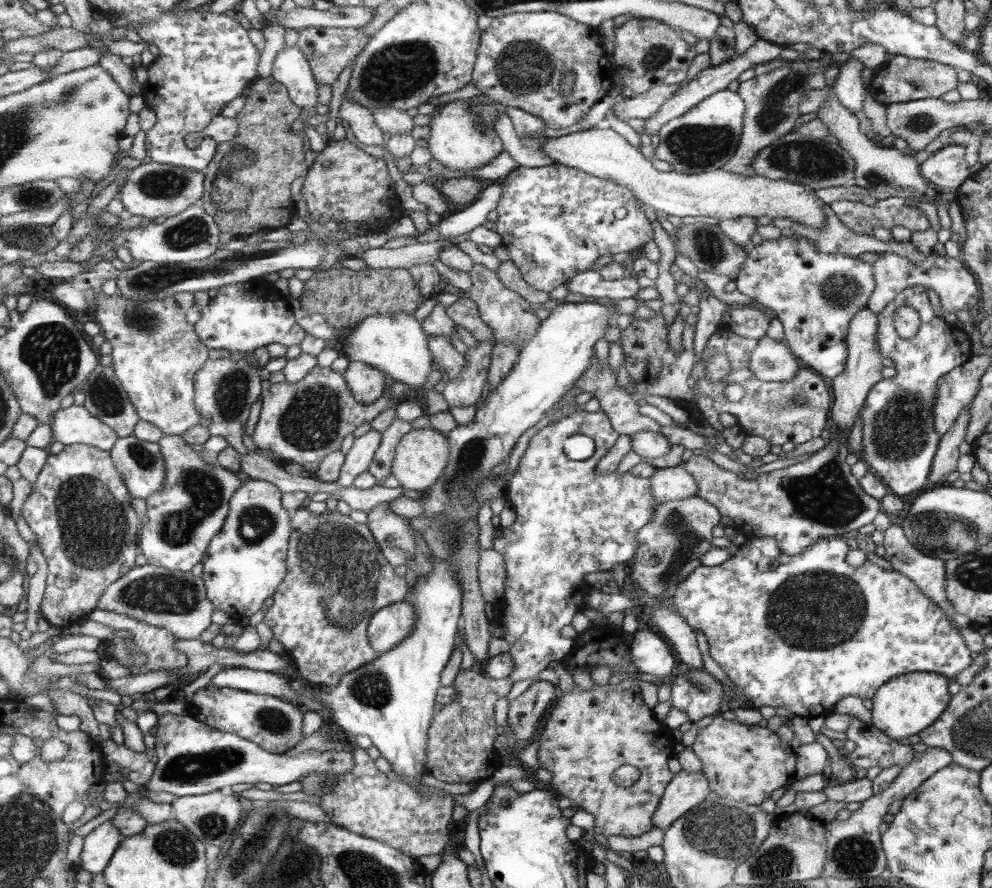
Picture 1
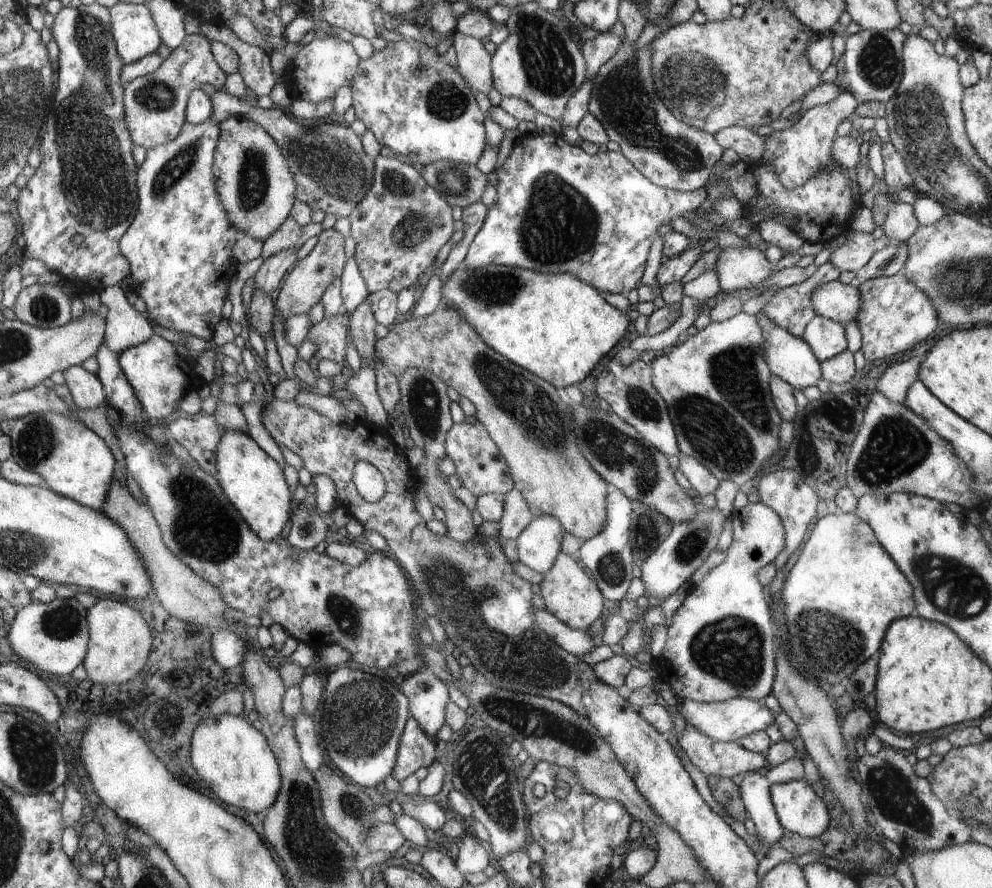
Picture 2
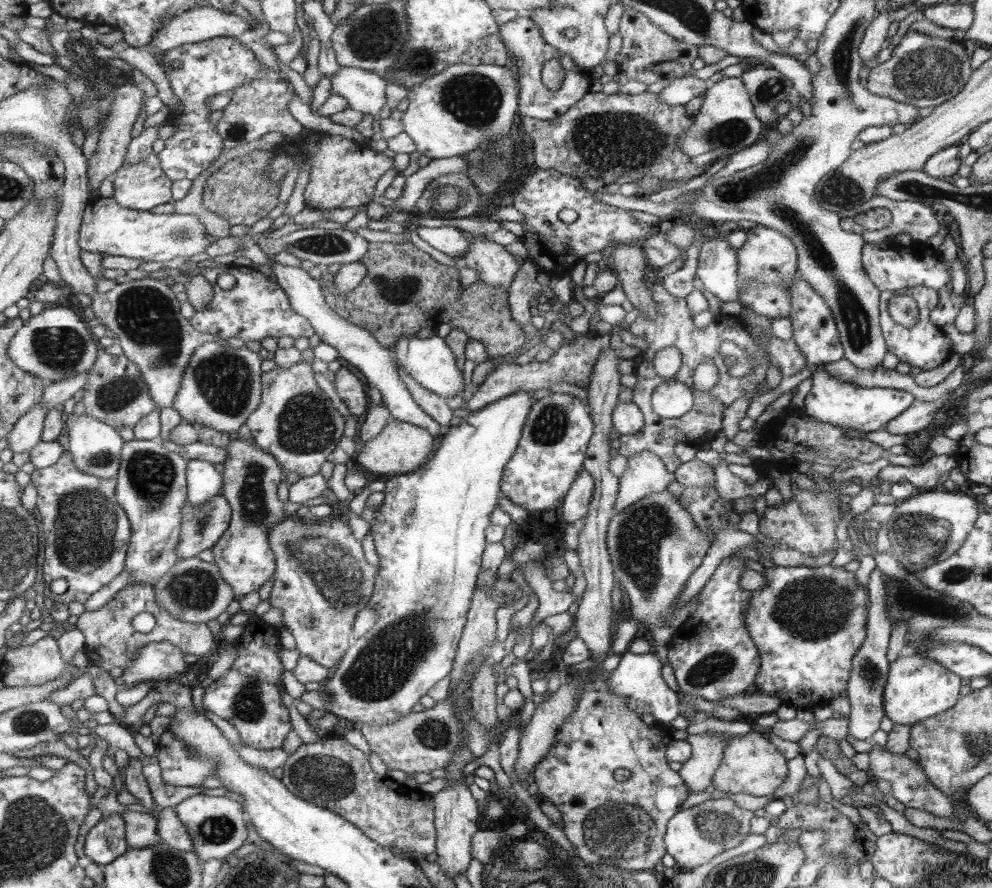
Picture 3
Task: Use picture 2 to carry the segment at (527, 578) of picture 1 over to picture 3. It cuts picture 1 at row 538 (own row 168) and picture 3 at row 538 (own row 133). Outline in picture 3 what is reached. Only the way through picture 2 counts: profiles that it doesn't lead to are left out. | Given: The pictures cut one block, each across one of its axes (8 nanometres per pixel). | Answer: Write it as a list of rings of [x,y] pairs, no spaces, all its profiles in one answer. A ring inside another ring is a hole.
[[[550,393],[534,402],[522,431],[520,446],[510,462],[506,463],[506,478],[502,479],[504,496],[526,509],[534,521],[525,528],[520,527],[520,535],[526,530],[526,534],[540,542],[548,535],[561,536],[556,526],[544,523],[540,515],[564,499],[573,486],[574,476],[582,468],[582,460],[587,455],[586,444],[592,438],[592,432],[596,432],[590,415],[582,399],[572,394]]]

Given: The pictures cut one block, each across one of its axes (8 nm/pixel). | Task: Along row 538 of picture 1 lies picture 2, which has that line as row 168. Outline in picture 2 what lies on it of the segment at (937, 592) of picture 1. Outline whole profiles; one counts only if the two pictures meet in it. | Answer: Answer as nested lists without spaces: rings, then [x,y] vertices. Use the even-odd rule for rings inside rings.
[[[892,141],[880,142],[882,146],[882,157],[884,158],[884,186],[890,188],[890,192],[898,192],[900,188],[912,188],[912,176],[906,168],[904,158],[900,154],[900,150],[896,148]]]

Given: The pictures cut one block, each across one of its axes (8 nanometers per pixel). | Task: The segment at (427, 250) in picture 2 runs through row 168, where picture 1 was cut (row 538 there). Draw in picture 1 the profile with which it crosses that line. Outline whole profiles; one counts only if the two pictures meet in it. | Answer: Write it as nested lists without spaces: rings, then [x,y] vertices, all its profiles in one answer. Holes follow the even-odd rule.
[[[388,503],[380,504],[370,511],[367,525],[381,547],[386,561],[396,569],[406,564],[408,557],[414,557],[414,552],[418,548],[408,520],[394,514],[387,507],[390,507]]]

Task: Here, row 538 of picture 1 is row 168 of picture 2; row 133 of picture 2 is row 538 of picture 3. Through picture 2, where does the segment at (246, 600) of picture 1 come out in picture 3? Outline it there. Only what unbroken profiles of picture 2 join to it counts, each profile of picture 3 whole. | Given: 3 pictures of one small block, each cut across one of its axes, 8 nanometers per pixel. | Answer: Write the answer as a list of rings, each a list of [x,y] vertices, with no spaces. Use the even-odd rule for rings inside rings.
[[[239,437],[230,439],[226,450],[228,457],[223,462],[225,470],[222,472],[222,496],[231,507],[231,520],[228,530],[211,549],[214,564],[232,586],[234,599],[240,601],[249,592],[260,590],[263,584],[276,575],[276,558],[269,544],[268,533],[288,517],[282,502],[276,496],[274,486],[284,478],[282,468],[276,462],[277,457]]]

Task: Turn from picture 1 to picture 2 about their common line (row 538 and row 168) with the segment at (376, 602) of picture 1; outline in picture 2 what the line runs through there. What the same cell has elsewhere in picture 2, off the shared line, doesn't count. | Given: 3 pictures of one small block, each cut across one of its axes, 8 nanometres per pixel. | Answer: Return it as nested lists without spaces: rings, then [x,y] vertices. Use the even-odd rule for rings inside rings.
[[[216,92],[212,98],[212,120],[224,122],[234,116],[249,117],[269,133],[269,136],[284,150],[293,176],[296,178],[298,201],[309,208],[332,214],[336,219],[351,216],[354,208],[361,204],[373,184],[376,161],[364,151],[361,137],[351,126],[341,122],[327,121],[316,128],[298,124],[292,116],[278,106],[263,110],[260,106],[250,106],[238,97],[225,92]]]

